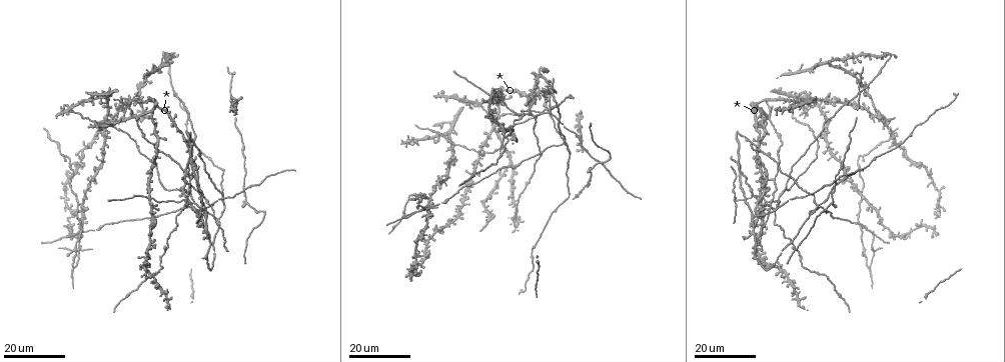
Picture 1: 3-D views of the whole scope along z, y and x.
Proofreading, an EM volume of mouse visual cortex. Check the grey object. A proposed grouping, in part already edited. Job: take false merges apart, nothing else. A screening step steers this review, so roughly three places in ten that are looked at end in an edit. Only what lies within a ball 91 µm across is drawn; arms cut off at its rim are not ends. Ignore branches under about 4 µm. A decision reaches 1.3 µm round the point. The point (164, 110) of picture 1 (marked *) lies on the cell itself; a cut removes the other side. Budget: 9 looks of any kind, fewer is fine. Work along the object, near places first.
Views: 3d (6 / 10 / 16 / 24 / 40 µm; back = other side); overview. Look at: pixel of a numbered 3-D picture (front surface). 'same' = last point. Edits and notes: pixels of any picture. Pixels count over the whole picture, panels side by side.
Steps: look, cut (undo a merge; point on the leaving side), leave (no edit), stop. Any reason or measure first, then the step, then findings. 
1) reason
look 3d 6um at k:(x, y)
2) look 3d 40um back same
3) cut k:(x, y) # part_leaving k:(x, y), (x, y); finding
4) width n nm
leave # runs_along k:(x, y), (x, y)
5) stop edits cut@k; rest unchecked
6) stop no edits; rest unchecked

arms part here
look 3d 16um at 1:(777, 202)

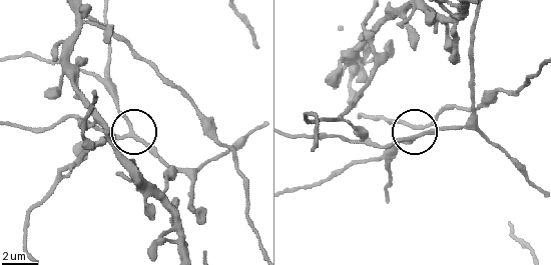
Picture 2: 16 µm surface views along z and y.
look 3d 6um at 2:(410, 138)

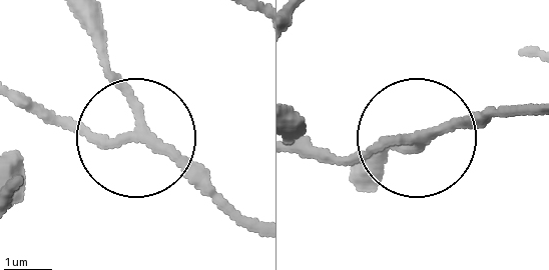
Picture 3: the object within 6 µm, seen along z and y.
width 180 nm
leave # runs_along 3:(294, 152), (342, 164), (390, 140), (505, 116); one cell here

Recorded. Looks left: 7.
small branch off a trunk
look 3d 16um at 1:(774, 181)

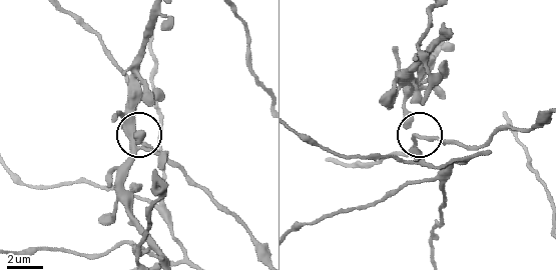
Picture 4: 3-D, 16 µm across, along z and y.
look 3d 10um at 4:(415, 136)

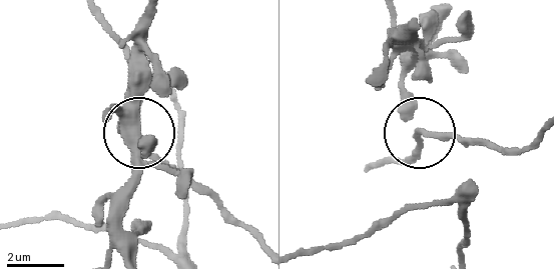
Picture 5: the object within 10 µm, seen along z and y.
closer look
look 3d 6um at 5:(419, 134)

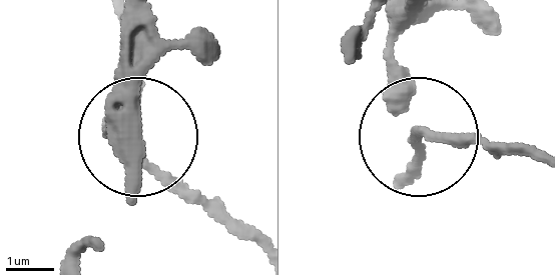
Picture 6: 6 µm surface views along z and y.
arms 3
leave # continuous, no second cell

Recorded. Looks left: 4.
four or more arms meet
look 3d 16um at 1:(471, 104)

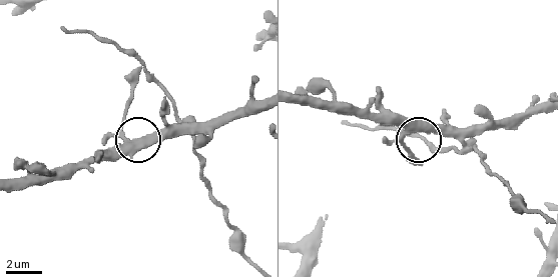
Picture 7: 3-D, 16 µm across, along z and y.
zoom in
look 3d 10um at 7:(125, 138)

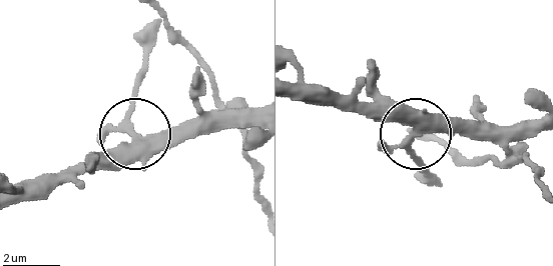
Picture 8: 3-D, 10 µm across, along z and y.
other side
look 3d 10um back at 8:(134, 137)

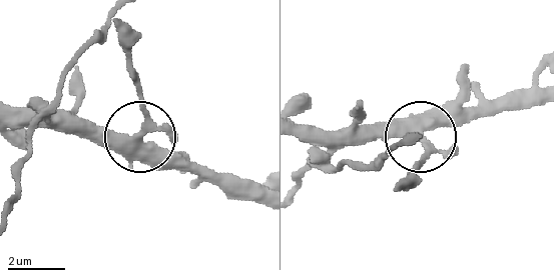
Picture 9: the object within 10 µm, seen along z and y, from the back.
cut 9:(141, 91) # part_leaving 9:(143, 126), (143, 92), (116, 23); two cells meet here

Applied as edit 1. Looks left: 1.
stop edits cut@9; rest unchecked

